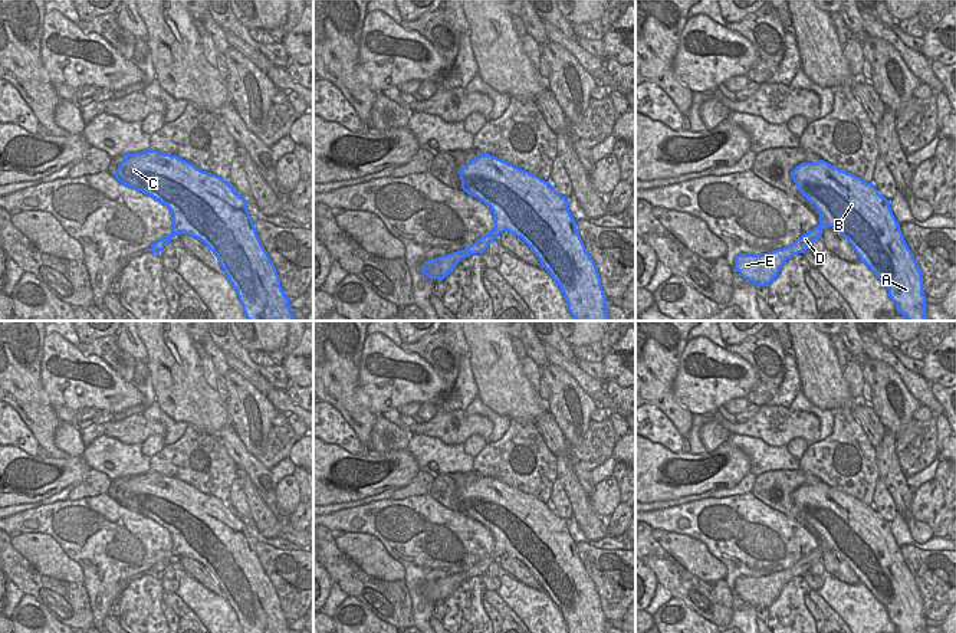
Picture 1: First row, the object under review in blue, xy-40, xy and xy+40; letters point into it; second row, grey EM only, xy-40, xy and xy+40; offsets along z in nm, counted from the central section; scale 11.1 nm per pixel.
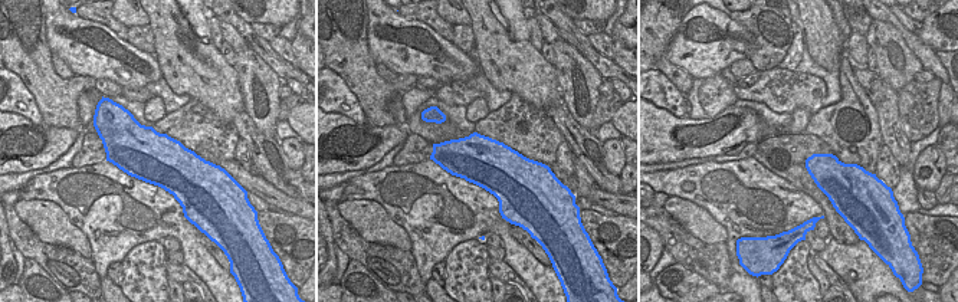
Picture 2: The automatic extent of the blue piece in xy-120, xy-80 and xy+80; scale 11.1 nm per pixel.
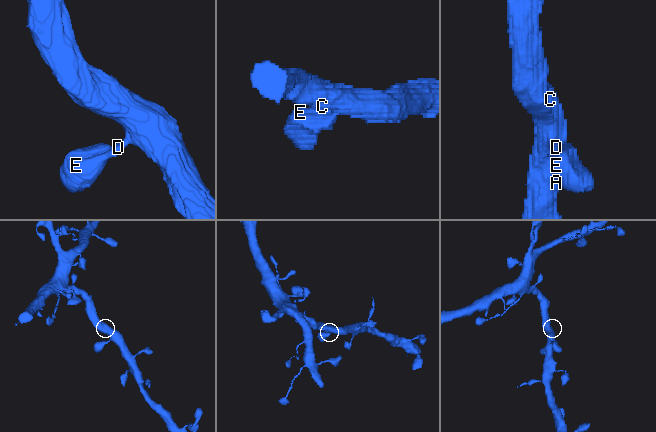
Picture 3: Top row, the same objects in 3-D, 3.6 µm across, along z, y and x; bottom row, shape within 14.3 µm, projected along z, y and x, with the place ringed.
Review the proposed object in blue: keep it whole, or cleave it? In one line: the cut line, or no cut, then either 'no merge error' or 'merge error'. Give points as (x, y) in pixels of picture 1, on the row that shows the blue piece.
no cut | no merge error

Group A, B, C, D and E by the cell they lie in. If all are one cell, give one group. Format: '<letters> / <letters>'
A B C D E

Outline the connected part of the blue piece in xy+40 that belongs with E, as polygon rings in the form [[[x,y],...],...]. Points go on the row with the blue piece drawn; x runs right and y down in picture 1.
[[[824,160],[801,163],[791,176],[802,196],[815,206],[819,224],[786,247],[763,255],[737,255],[735,269],[739,275],[756,286],[769,286],[788,259],[811,249],[822,229],[832,227],[886,285],[898,314],[909,321],[927,321],[923,276],[890,200],[873,183]]]

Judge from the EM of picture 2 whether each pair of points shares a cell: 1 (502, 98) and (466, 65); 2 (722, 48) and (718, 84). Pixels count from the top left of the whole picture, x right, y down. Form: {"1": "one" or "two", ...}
{"1": "two", "2": "two"}

